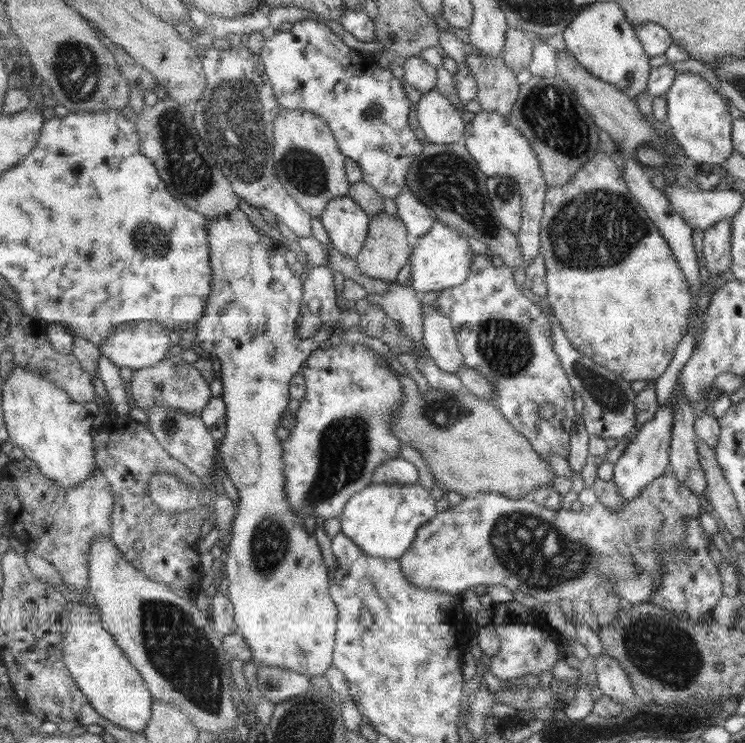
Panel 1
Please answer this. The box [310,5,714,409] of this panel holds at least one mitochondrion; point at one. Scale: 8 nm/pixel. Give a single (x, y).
(596, 230)

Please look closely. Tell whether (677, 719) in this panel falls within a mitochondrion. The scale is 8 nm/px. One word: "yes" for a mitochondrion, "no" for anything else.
yes

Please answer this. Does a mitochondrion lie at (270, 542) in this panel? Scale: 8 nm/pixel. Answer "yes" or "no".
yes

